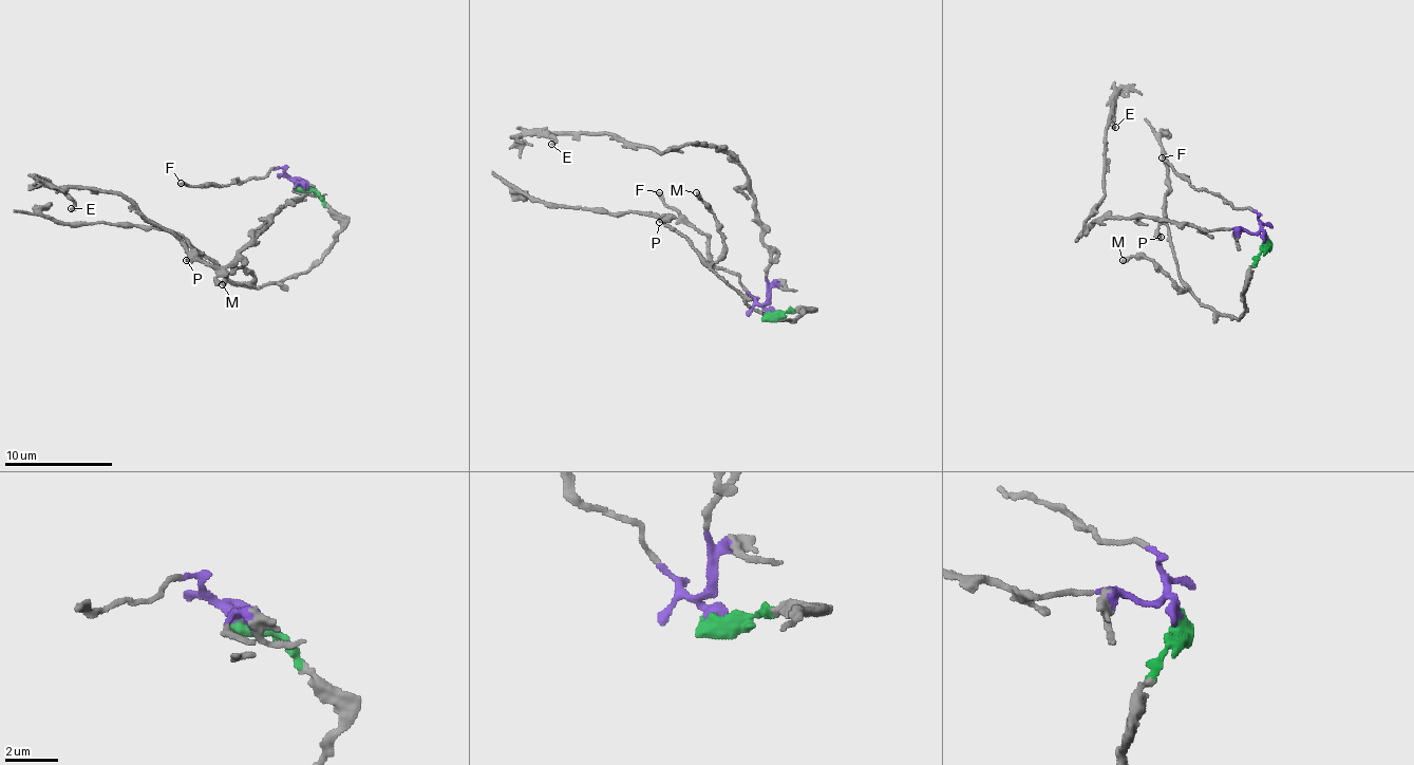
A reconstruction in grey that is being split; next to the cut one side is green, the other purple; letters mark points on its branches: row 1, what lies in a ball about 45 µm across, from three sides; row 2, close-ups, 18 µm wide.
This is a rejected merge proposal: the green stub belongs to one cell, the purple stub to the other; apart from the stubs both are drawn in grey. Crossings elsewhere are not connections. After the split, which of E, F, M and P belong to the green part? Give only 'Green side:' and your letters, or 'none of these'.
Green side: M, P

